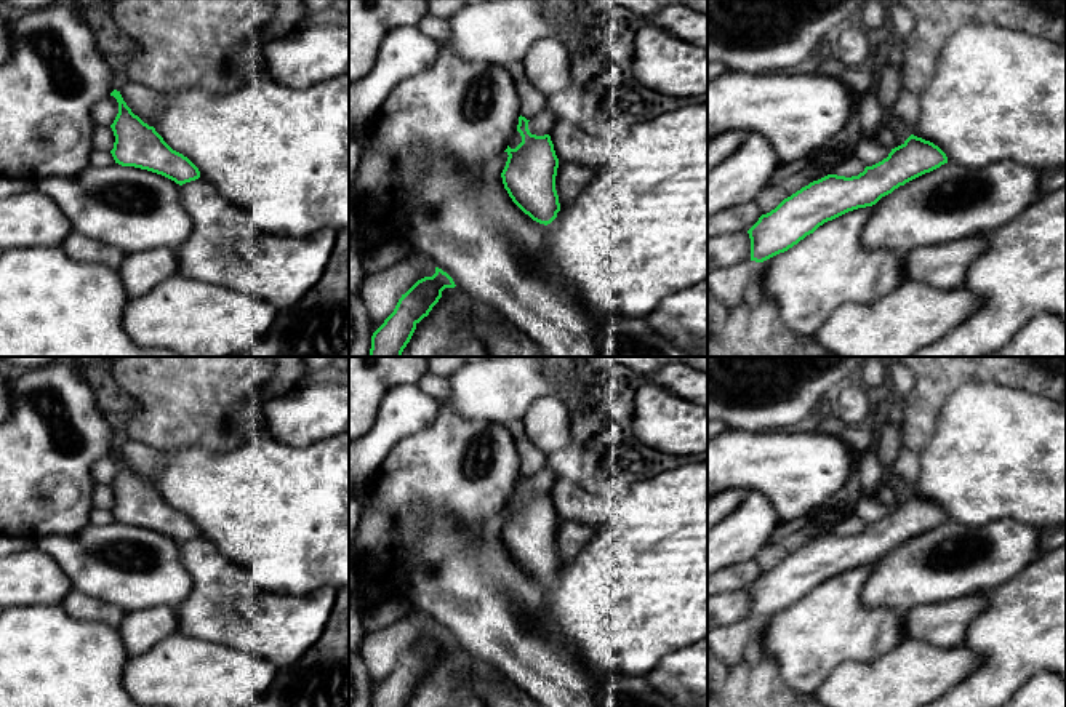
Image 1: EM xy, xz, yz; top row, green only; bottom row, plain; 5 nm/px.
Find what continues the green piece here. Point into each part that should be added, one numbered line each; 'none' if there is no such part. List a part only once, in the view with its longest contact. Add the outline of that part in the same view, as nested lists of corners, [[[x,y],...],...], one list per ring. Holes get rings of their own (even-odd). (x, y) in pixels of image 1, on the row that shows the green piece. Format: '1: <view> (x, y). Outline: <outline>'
none

